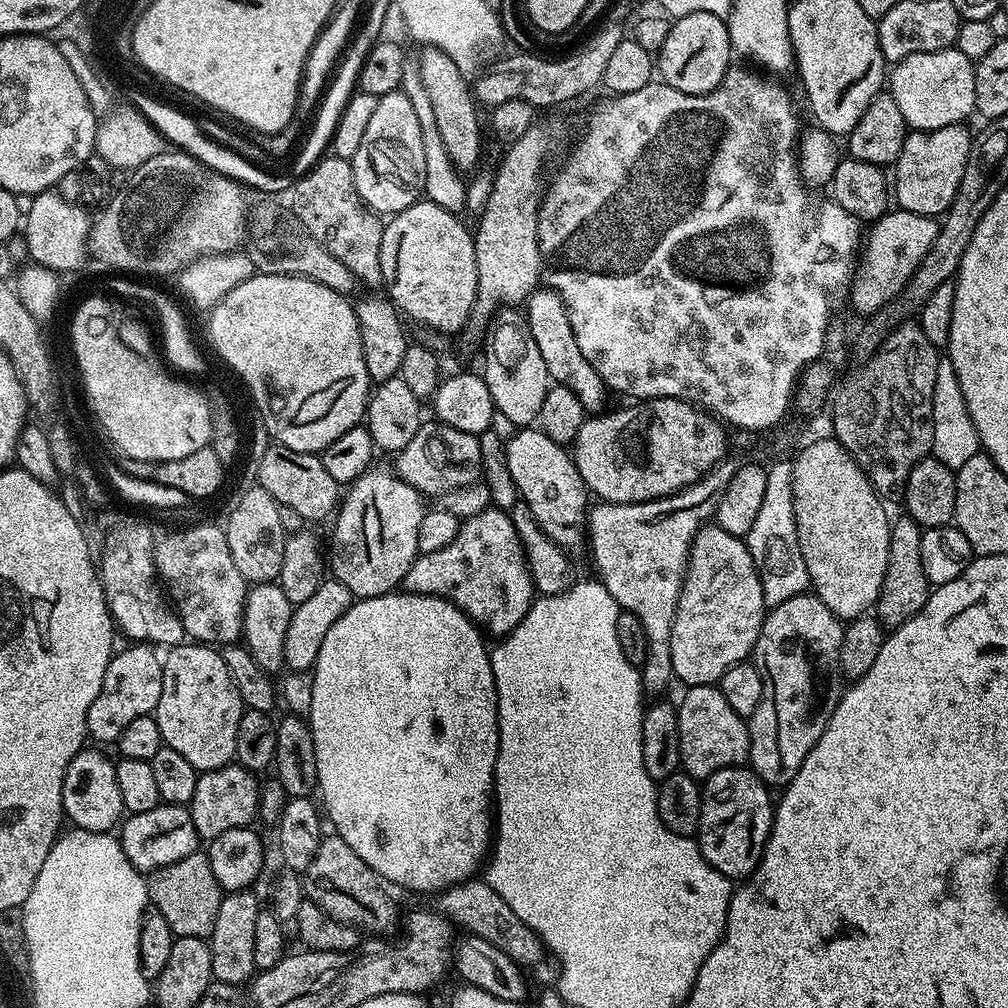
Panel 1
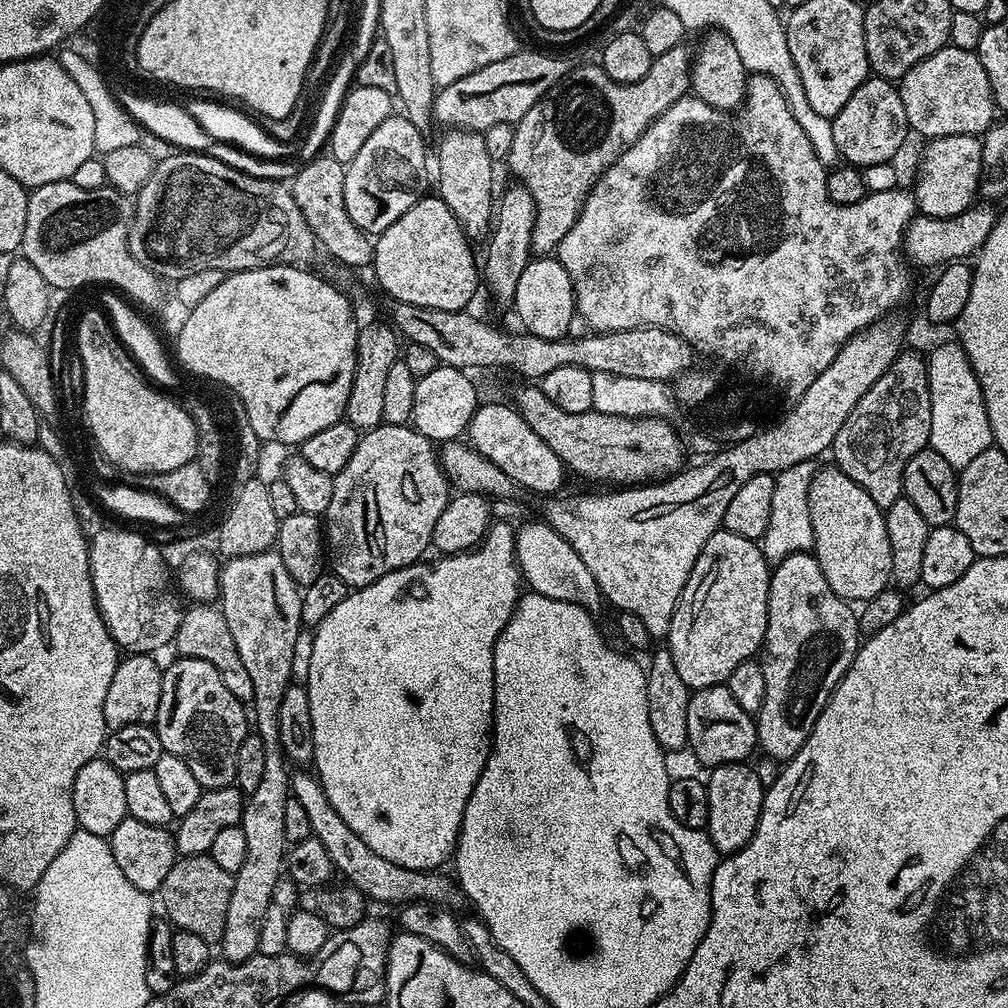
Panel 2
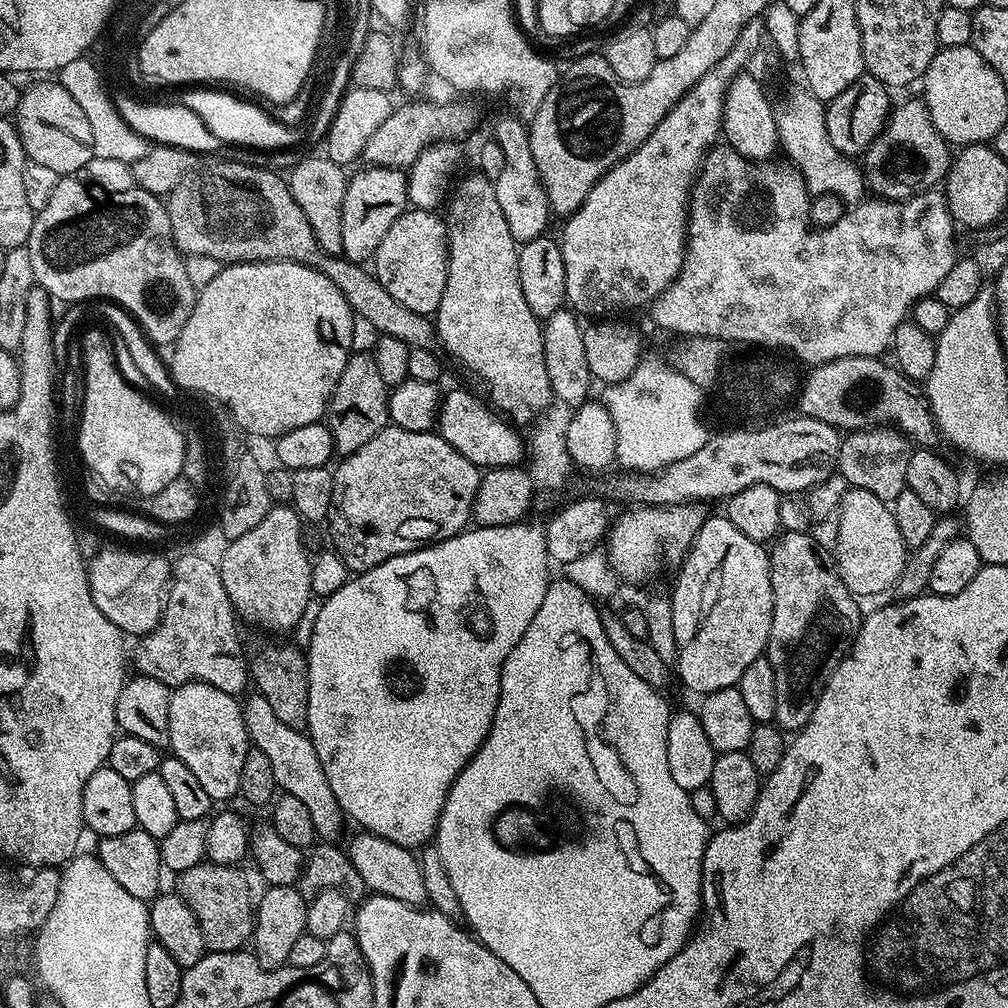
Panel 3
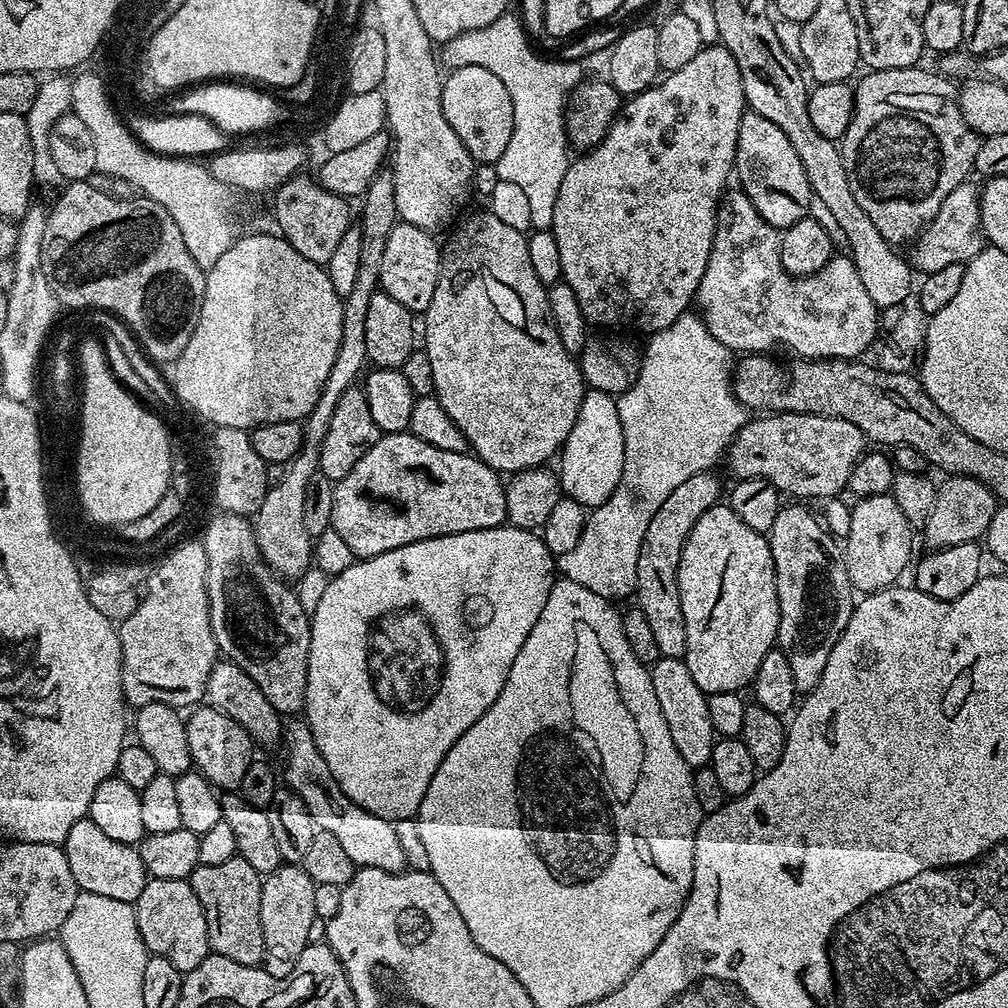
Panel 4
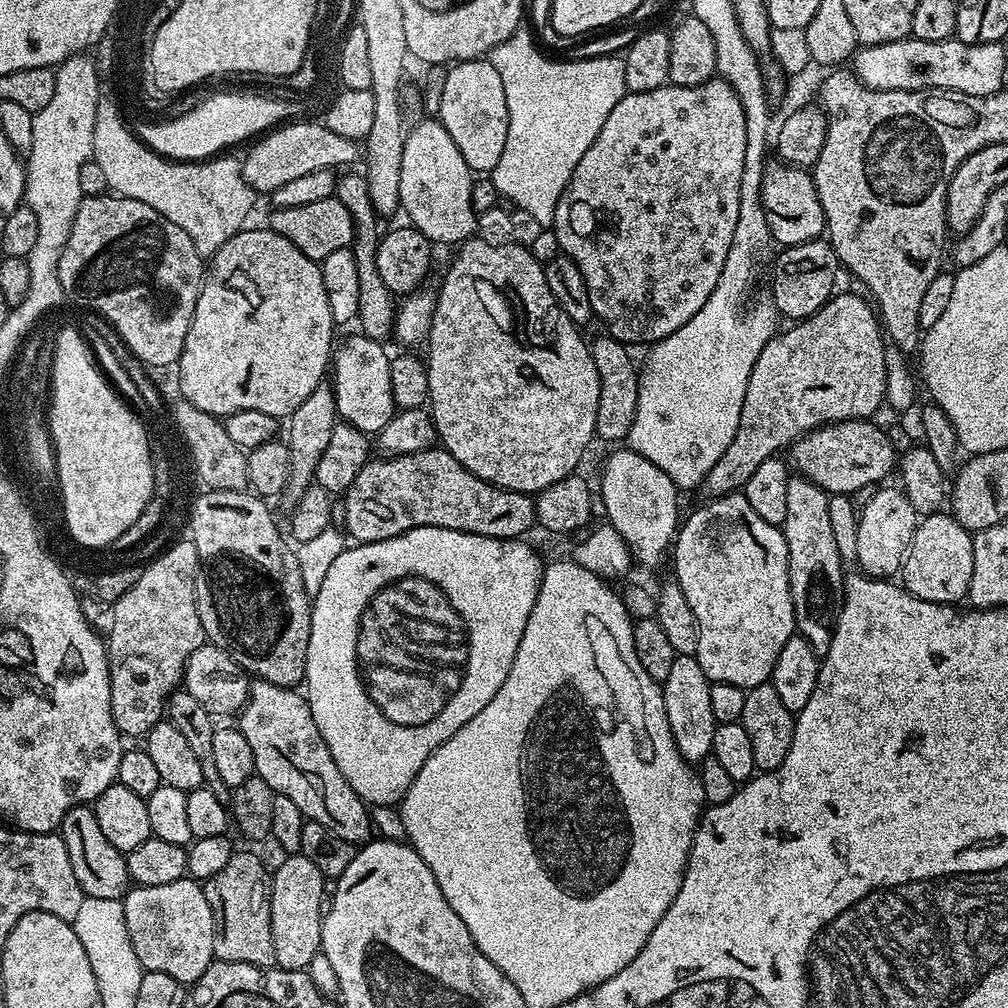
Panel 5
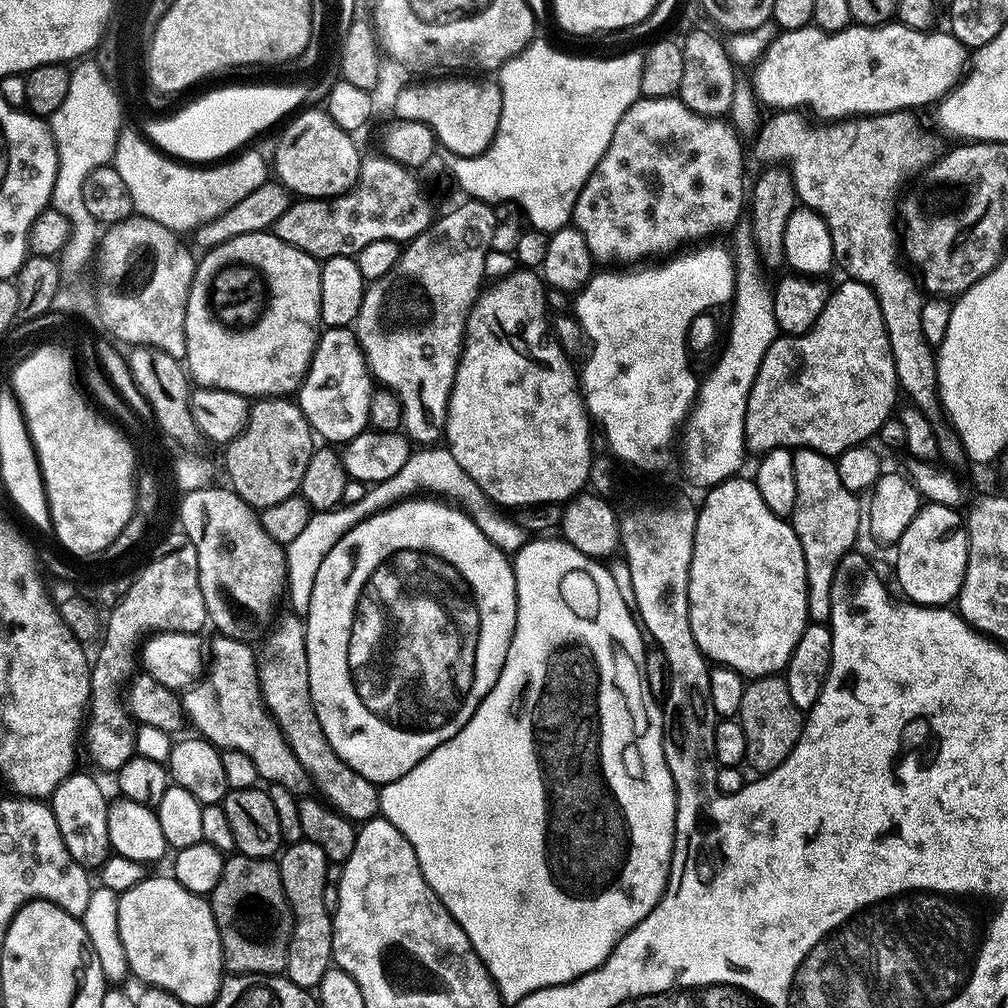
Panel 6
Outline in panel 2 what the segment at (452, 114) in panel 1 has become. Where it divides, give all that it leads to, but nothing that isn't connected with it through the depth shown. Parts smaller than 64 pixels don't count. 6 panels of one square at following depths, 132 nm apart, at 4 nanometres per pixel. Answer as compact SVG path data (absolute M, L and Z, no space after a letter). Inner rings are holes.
M454 128L443 133L440 149L434 152L434 160L440 163L436 180L440 183L438 195L450 206L450 214L458 218L469 241L483 241L489 235L494 220L494 192L492 196L492 168L494 162L486 151L483 135L465 128Z

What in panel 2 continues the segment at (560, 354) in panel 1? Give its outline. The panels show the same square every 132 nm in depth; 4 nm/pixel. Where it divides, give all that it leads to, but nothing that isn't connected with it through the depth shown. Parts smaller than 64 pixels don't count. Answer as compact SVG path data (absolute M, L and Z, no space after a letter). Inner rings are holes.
M540 254L529 259L526 270L522 270L522 278L518 278L515 308L516 316L520 319L519 327L523 331L534 334L538 338L550 338L551 340L562 340L569 335L568 327L572 324L572 316L574 320L577 315L576 290L572 287L572 275L562 266L559 258L552 254Z

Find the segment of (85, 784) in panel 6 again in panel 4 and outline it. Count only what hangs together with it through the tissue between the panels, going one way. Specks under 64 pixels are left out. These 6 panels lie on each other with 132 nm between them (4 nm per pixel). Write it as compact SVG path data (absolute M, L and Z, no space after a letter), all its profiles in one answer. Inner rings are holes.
M85 818L74 822L74 826L70 826L70 834L66 834L62 847L66 854L66 862L70 862L70 874L74 874L74 882L80 892L102 894L102 898L114 898L118 902L135 905L138 894L142 894L142 890L148 885L150 877L146 866L142 866L139 847L114 842L114 838L102 834L102 830L98 830L98 826L94 826L92 820Z

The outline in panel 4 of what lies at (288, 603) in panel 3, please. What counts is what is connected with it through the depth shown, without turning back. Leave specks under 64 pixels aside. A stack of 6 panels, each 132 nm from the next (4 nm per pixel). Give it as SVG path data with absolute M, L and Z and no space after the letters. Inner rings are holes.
M381 170L376 173L376 177L368 183L368 189L365 190L359 204L358 227L362 238L362 258L358 266L358 278L354 281L354 290L350 290L350 294L343 297L342 342L338 342L338 354L334 357L334 366L330 366L330 375L326 378L326 386L322 386L322 394L318 394L318 402L314 402L314 410L310 410L310 414L303 421L304 445L300 447L300 453L288 461L286 467L281 471L285 472L281 474L280 481L277 484L275 481L269 487L266 498L262 498L262 506L254 517L260 559L267 563L273 572L281 578L299 578L313 563L314 537L306 530L303 512L306 486L308 479L317 475L320 466L322 438L326 438L330 418L334 418L334 409L338 406L338 398L342 398L342 394L346 394L346 390L361 379L368 364L366 309L370 306L370 298L378 290L380 283L380 267L382 266L382 254L386 251L386 238L398 222L394 178L391 171Z

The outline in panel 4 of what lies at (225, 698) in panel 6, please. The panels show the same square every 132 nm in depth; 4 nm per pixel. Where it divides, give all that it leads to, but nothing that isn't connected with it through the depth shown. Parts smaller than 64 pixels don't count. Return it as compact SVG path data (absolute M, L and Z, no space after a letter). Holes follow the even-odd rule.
M296 718L292 725L282 732L282 749L288 757L284 760L282 780L287 787L306 802L306 810L310 810L310 818L314 818L317 829L334 834L338 842L346 849L350 862L357 868L377 868L387 872L403 872L406 868L406 854L402 854L402 846L398 842L395 823L386 818L378 818L362 806L350 802L346 794L334 782L330 774L330 766L326 766L326 758L318 750L307 723Z

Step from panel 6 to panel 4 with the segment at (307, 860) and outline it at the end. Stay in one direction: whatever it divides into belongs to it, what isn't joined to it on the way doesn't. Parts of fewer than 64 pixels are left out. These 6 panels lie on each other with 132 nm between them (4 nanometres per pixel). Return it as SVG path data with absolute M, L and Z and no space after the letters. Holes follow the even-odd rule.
M285 863L278 870L267 873L260 885L262 890L262 938L264 939L264 971L274 978L287 980L298 958L309 951L308 939L316 924L316 892L318 885L302 866Z

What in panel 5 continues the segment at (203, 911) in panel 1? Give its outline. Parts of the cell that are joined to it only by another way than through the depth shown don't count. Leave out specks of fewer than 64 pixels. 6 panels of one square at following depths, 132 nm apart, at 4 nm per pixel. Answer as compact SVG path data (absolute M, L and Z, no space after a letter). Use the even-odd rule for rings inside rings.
M233 851L230 862L214 878L203 881L206 902L210 902L216 923L214 957L226 962L249 964L255 968L275 965L274 934L270 930L270 872L252 852Z

